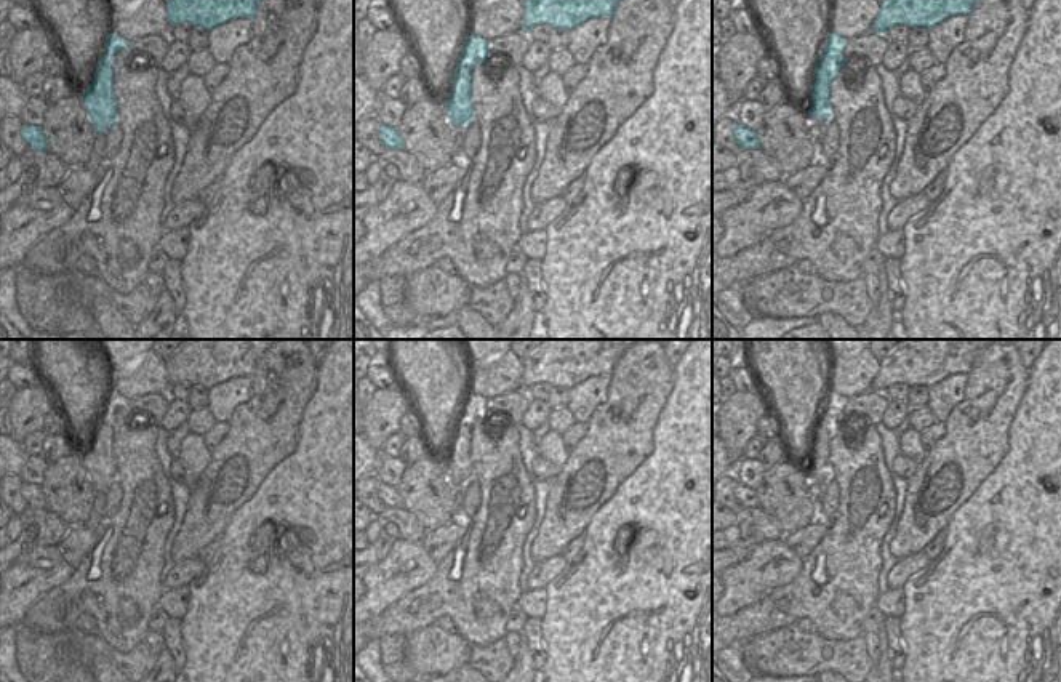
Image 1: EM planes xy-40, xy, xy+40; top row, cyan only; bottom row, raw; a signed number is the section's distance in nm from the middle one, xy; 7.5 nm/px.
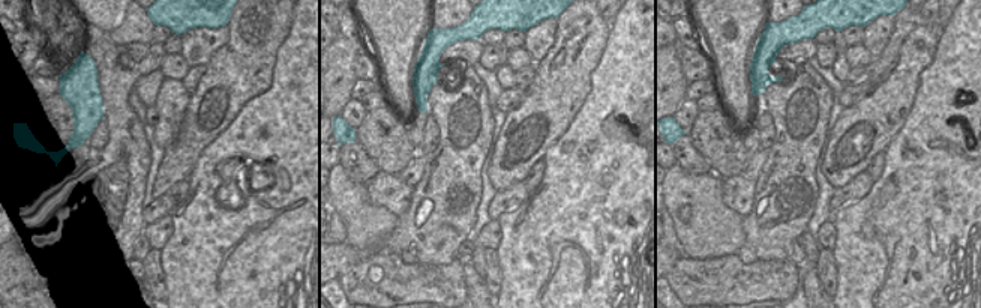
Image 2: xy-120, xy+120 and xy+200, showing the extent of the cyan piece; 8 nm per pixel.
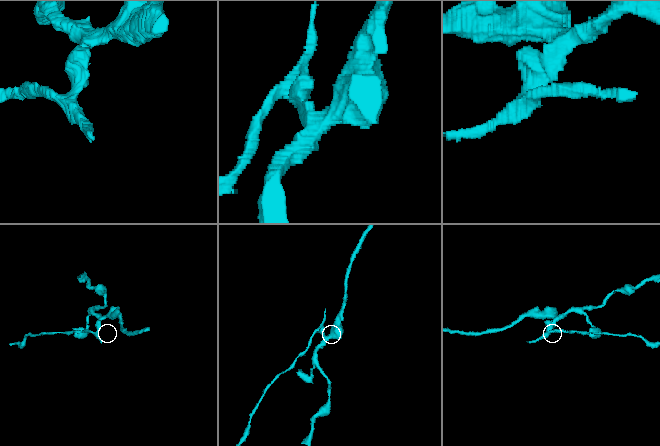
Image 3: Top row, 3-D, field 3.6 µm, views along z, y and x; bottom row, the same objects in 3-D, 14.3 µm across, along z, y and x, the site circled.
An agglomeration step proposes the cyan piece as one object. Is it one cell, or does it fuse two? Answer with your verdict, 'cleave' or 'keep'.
cleave

